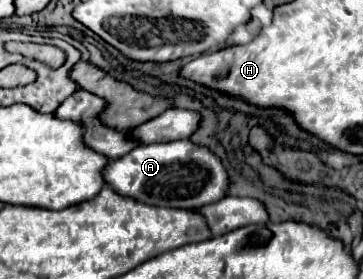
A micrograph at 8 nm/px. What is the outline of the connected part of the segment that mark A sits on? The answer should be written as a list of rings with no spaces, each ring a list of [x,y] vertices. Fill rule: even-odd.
[[[176,140],[176,142],[166,142],[166,144],[154,142],[154,144],[138,146],[132,152],[128,152],[126,156],[114,160],[108,166],[104,180],[116,192],[120,192],[124,196],[132,196],[144,204],[168,206],[168,208],[188,208],[188,210],[196,210],[196,208],[202,208],[206,204],[218,202],[222,198],[226,198],[228,190],[230,190],[228,170],[224,168],[222,160],[208,146],[194,144],[192,140]]]

